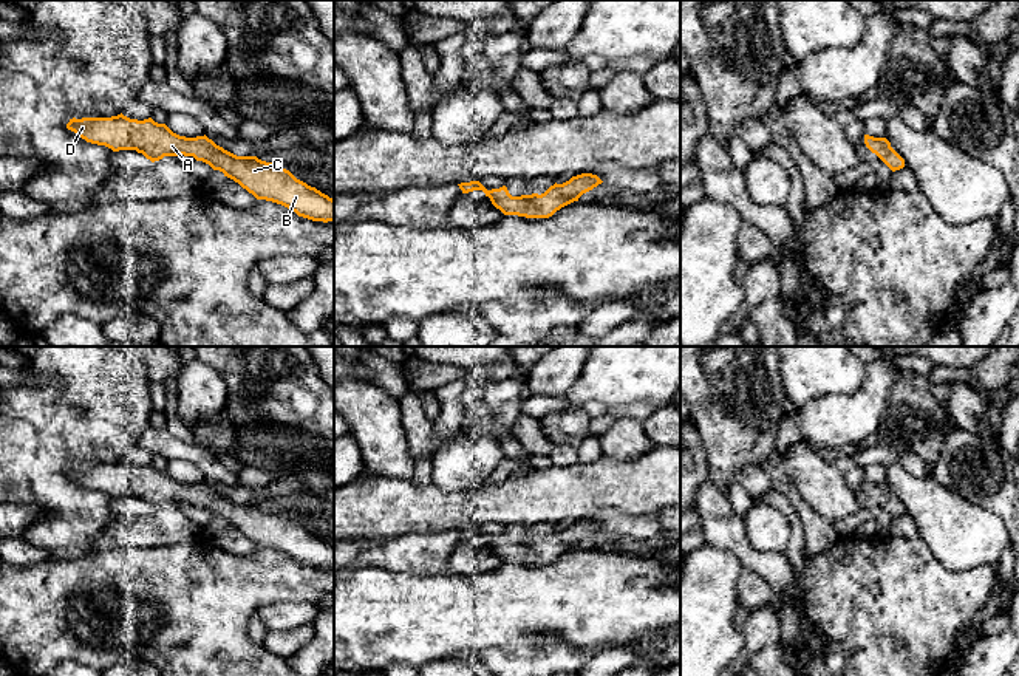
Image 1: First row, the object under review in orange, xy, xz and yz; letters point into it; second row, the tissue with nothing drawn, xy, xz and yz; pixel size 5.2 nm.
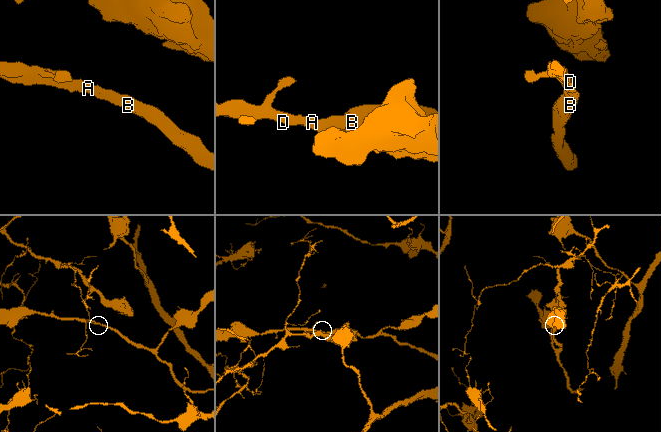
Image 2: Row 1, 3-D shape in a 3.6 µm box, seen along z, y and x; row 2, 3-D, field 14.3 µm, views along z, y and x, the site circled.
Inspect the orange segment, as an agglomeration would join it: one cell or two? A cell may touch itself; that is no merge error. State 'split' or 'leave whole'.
leave whole

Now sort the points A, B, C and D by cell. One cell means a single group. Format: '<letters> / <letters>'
A B C D

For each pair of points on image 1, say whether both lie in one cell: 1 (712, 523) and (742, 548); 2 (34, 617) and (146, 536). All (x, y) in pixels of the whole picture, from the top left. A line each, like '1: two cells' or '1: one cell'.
1: one cell
2: two cells

